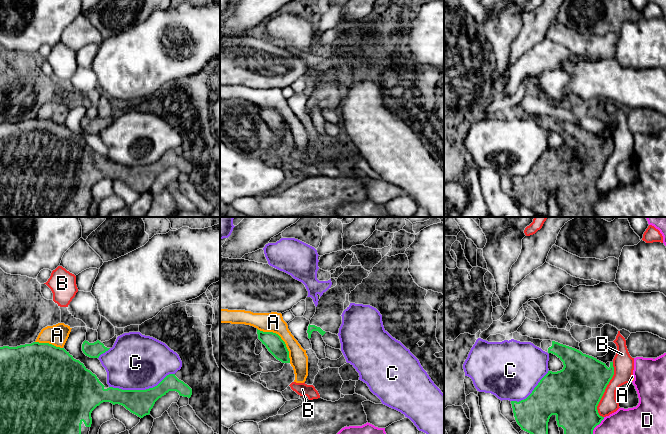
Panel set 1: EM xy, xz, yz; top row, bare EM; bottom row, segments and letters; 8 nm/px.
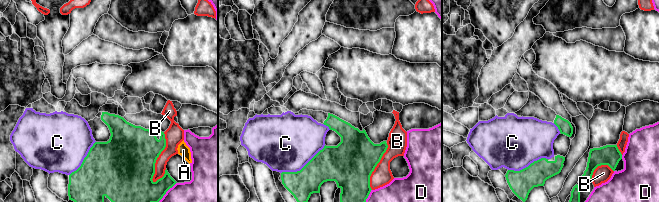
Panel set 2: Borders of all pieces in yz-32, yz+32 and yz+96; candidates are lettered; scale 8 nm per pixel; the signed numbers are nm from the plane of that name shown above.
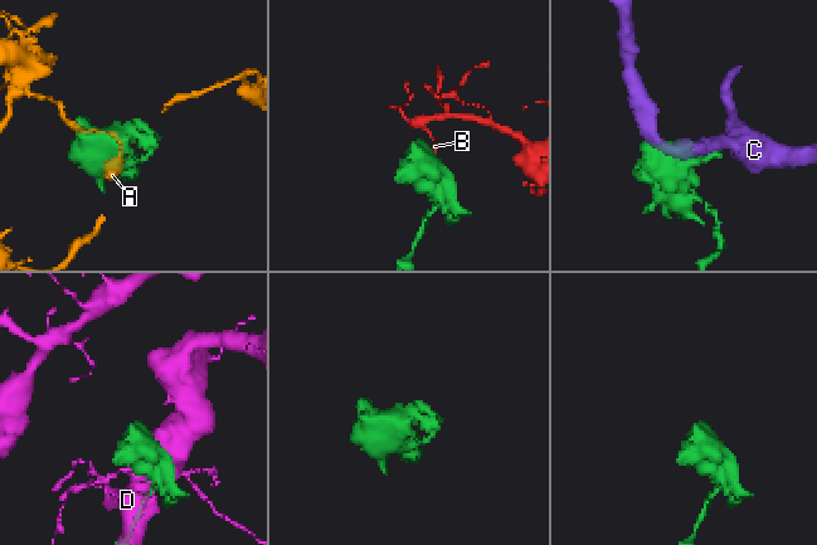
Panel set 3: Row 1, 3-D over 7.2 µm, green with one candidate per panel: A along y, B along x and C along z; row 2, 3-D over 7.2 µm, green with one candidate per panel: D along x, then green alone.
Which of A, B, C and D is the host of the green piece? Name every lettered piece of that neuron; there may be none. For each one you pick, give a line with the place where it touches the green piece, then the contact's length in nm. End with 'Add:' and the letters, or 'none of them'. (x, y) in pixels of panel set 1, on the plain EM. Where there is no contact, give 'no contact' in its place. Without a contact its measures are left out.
Add: none of them

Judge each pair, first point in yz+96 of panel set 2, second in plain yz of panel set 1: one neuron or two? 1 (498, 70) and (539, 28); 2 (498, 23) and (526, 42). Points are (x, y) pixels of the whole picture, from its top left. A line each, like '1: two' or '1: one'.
1: one
2: two

